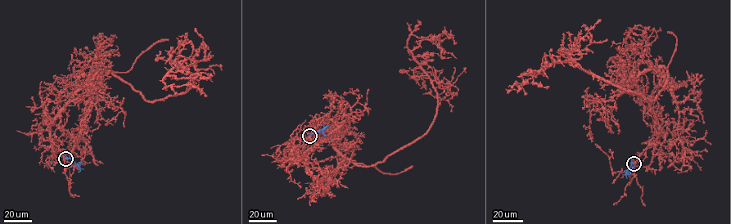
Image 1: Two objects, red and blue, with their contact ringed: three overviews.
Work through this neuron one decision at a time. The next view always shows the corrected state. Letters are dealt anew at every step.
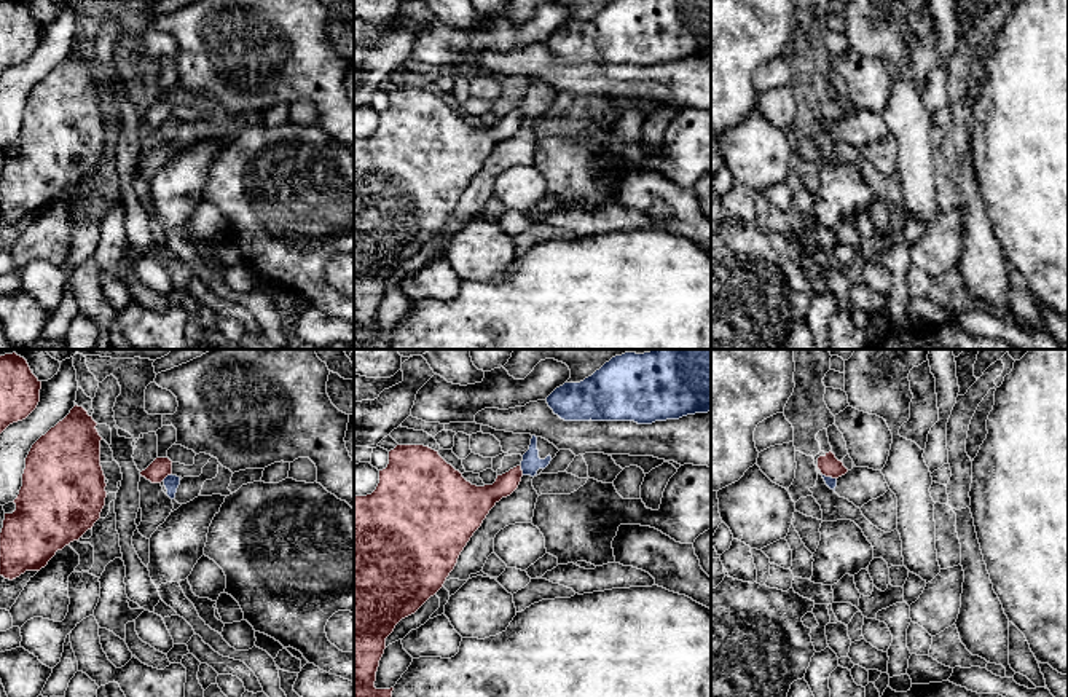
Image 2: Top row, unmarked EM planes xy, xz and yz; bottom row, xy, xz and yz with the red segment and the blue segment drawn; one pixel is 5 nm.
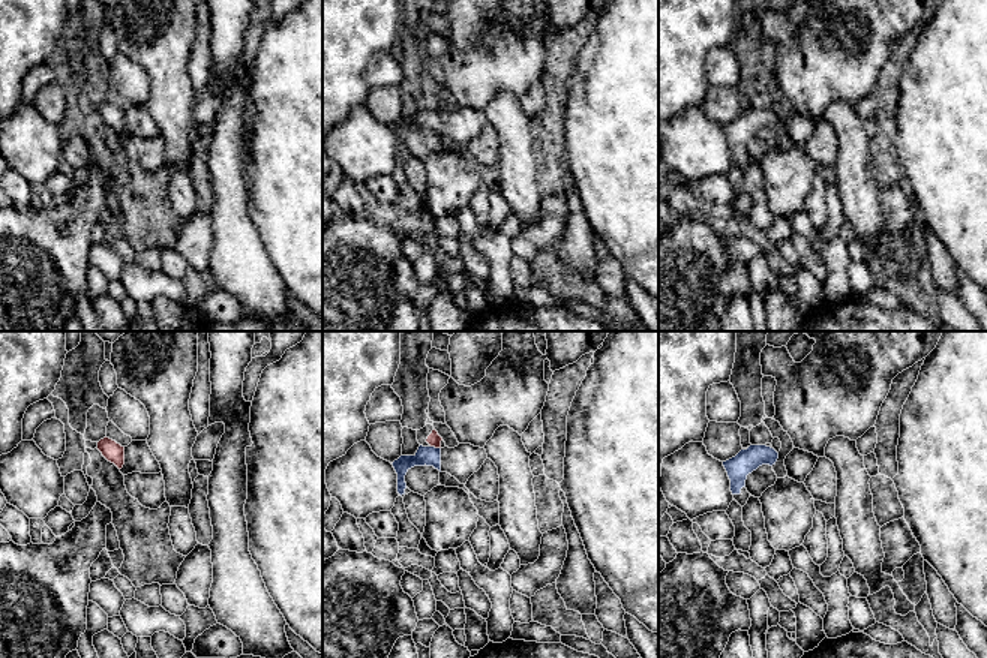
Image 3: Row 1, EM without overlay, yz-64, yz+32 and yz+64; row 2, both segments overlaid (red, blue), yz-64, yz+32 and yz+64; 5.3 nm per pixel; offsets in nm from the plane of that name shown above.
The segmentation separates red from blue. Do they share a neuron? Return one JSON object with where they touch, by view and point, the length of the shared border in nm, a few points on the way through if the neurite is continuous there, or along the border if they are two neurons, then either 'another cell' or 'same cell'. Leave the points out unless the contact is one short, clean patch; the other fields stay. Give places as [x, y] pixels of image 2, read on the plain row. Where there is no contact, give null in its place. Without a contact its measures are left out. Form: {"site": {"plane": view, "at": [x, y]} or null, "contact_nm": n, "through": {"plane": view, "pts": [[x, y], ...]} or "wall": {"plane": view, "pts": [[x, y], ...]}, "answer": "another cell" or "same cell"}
{"site": {"plane": "xy", "at": [166, 118]}, "contact_nm": 70, "wall": {"plane": "xy", "pts": [[171, 115], [161, 123]]}, "answer": "another cell"}

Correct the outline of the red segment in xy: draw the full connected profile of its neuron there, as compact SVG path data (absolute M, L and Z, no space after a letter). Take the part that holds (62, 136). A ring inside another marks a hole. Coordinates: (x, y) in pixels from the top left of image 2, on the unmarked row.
M83 49L41 78L26 100L22 129L13 144L16 153L5 156L0 175L0 219L16 222L26 214L40 214L73 183L78 183L100 161L105 148L105 118L100 108L97 65Z

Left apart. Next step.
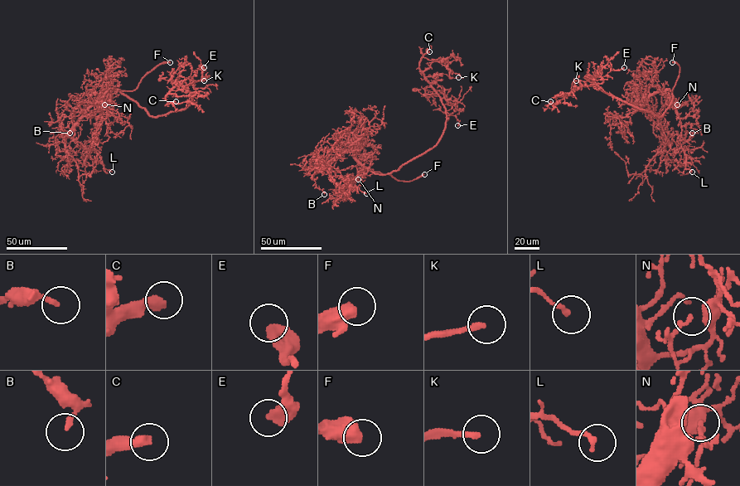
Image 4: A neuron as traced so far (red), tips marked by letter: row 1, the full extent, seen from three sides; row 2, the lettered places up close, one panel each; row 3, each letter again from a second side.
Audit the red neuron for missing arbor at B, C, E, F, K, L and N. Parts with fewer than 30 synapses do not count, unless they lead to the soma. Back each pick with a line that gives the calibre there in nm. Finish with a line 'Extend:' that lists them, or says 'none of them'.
C: 400 nm
F: 440 nm
K: 200 nm
Extend: C, F, K

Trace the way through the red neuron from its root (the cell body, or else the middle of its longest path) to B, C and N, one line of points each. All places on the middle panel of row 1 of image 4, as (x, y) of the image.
B: (393, 172), (375, 174), (357, 159), (352, 150), (344, 150), (319, 167), (313, 177), (316, 187), (324, 194)
C: (393, 172), (432, 148), (445, 126), (443, 104), (419, 68), (421, 58), (429, 51)
N: (393, 172), (374, 174), (363, 167), (355, 177), (358, 179)

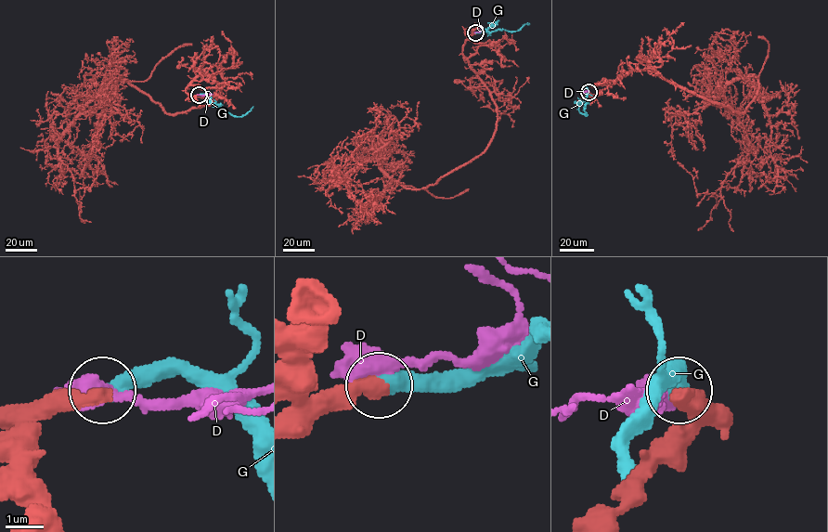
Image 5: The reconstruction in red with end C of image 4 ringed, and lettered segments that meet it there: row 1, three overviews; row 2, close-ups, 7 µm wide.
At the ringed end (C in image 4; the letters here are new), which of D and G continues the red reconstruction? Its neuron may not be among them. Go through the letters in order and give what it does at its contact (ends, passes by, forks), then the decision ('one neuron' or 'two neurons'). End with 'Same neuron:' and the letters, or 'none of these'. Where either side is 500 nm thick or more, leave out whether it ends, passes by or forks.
D: two neurons
G: it ends there; one neuron
Same neuron: G

